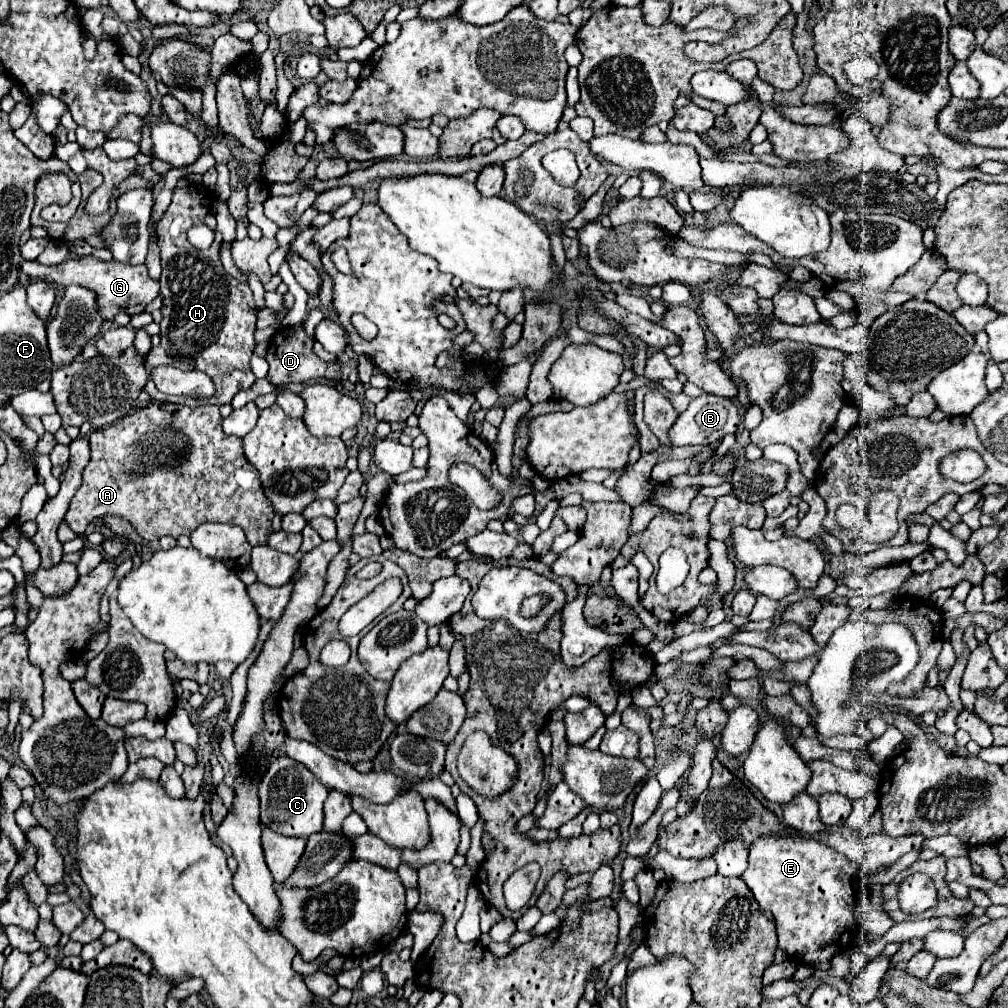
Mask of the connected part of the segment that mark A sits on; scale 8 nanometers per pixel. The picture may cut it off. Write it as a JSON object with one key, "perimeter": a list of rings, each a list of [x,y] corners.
{"perimeter":[[[157,402],[125,416],[109,428],[93,430],[89,436],[91,460],[83,470],[83,484],[65,514],[67,526],[75,534],[85,534],[91,520],[117,516],[131,522],[141,538],[157,540],[161,536],[191,536],[191,532],[205,522],[225,522],[241,526],[251,546],[265,544],[271,534],[273,504],[265,500],[257,470],[245,460],[243,440],[223,434],[221,422],[223,418],[219,416],[217,406],[189,408],[185,404]]]}

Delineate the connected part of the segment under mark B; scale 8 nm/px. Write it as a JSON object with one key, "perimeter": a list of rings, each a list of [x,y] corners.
{"perimeter":[[[699,396],[695,398],[685,412],[679,414],[677,422],[669,430],[671,446],[691,446],[691,444],[711,444],[721,440],[725,434],[735,434],[741,424],[739,408],[735,402],[719,398],[719,396]]]}

